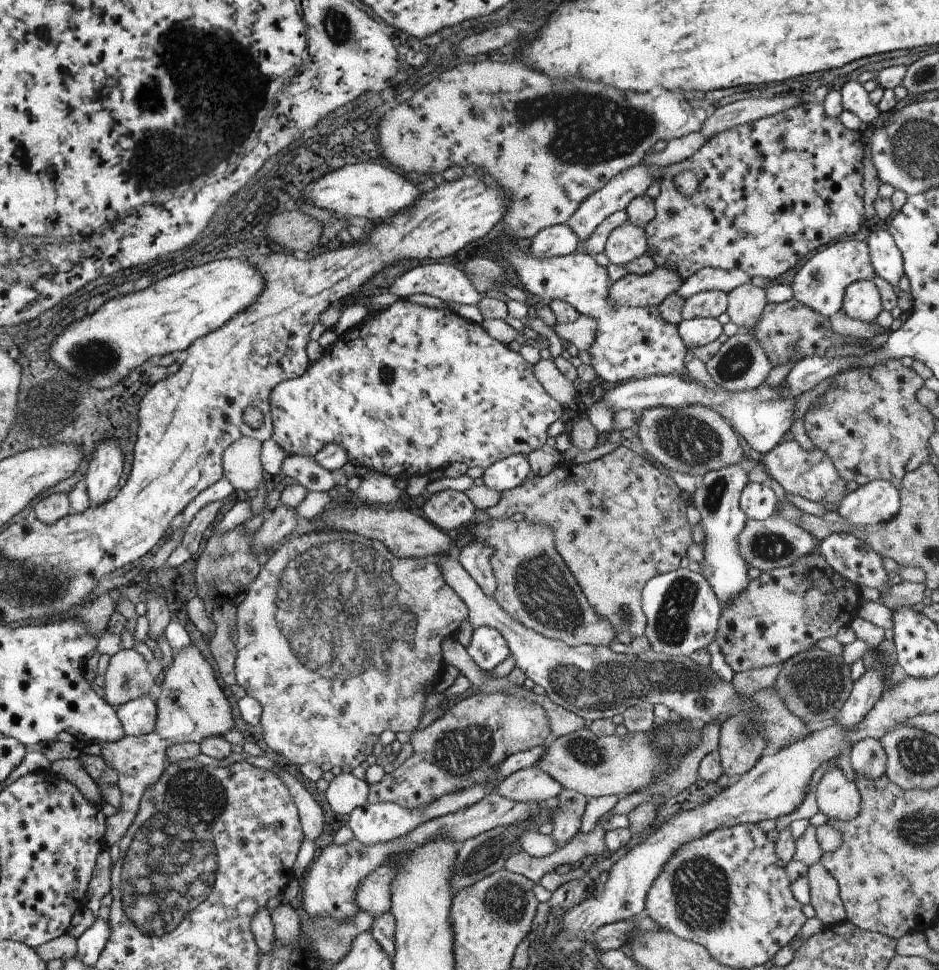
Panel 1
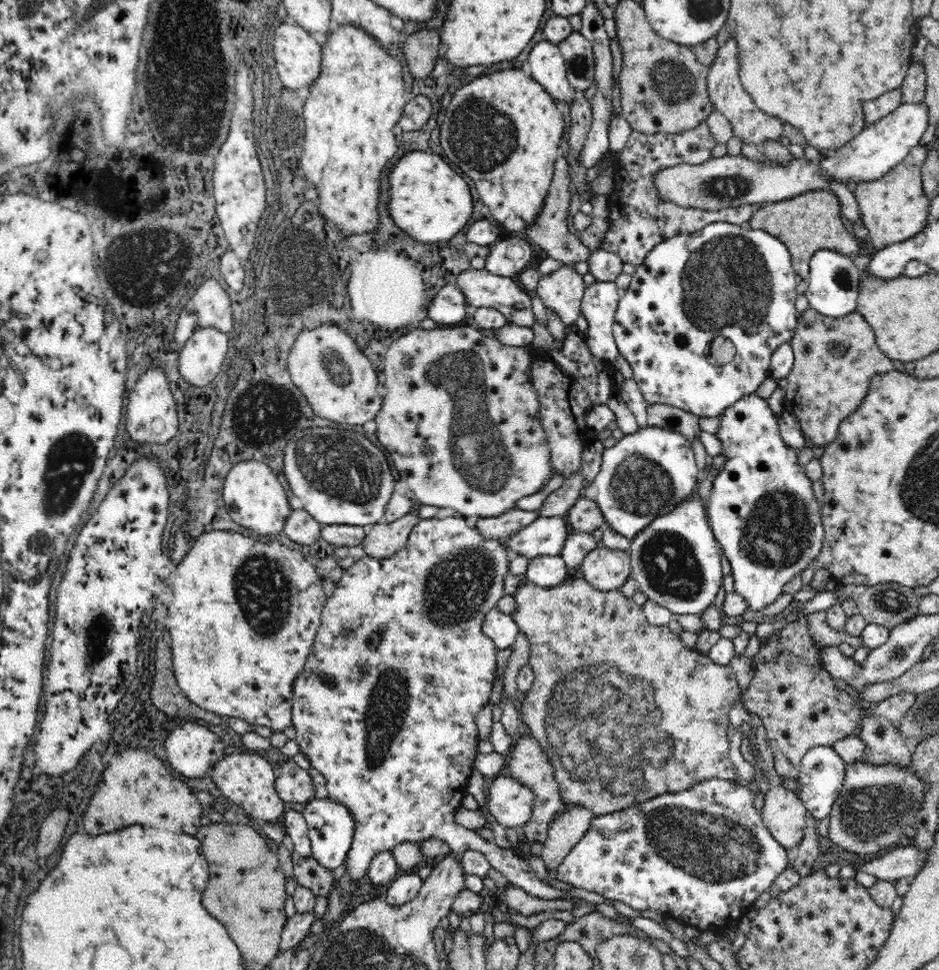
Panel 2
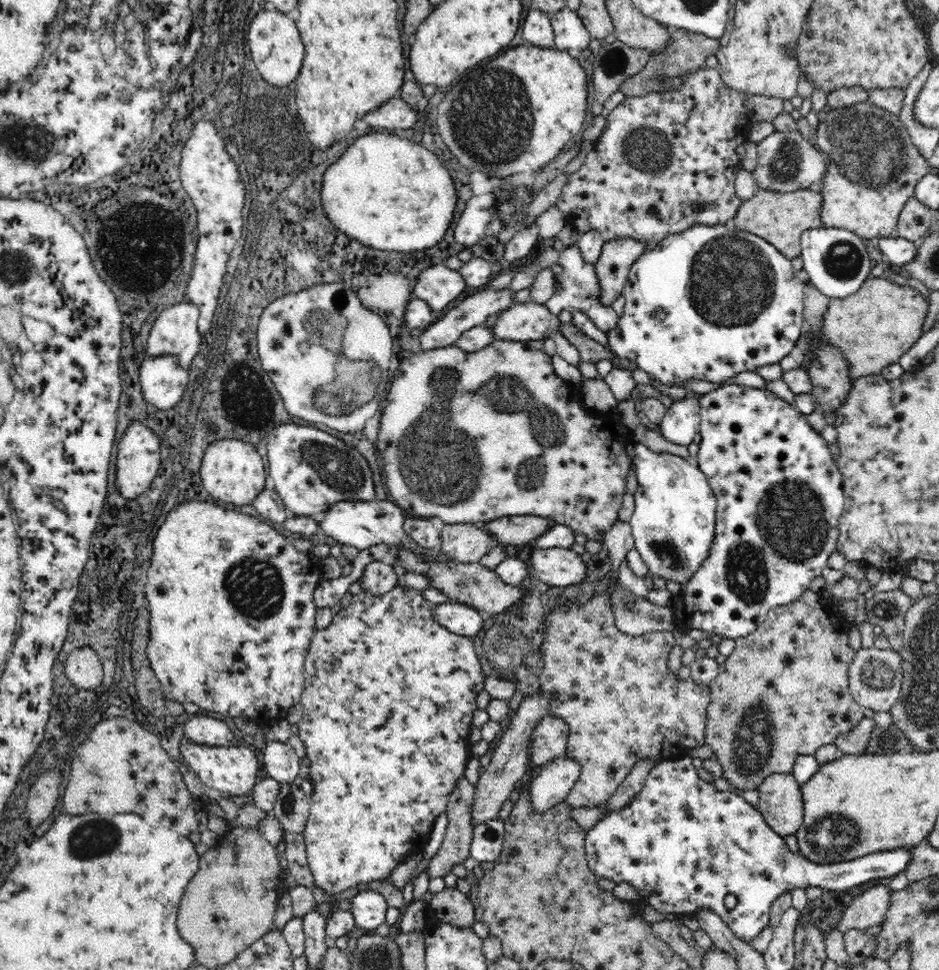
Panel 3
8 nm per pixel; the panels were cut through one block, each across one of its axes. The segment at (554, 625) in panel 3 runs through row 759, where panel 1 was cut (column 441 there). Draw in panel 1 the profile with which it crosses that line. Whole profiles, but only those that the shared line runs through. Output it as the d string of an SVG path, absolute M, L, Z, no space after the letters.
M323 530L323 532L301 534L301 536L293 534L293 536L285 538L277 548L273 548L267 558L269 558L269 560L263 564L263 568L261 568L259 574L257 574L257 578L247 586L245 602L241 602L239 606L235 606L235 608L237 608L237 622L235 622L235 626L237 626L237 638L235 638L235 646L237 646L235 680L237 680L237 684L247 692L247 696L259 700L259 704L261 704L261 710L263 710L263 712L261 712L261 738L265 740L265 744L269 746L271 752L281 754L289 764L297 764L297 766L303 766L303 764L319 764L319 766L321 766L321 764L329 762L331 766L339 766L339 768L349 766L351 770L353 770L355 766L359 766L359 764L365 766L365 764L371 760L371 756L373 756L373 752L371 752L371 750L373 750L373 744L379 742L379 734L381 734L383 730L389 730L391 734L397 734L397 732L403 732L403 734L409 732L409 734L411 734L411 732L421 724L423 708L425 708L425 698L427 698L429 694L433 694L433 688L435 688L437 680L441 678L441 674L445 672L445 666L447 666L447 664L443 662L441 644L443 644L443 640L455 640L455 636L457 636L457 632L459 632L459 626L469 618L469 610L467 610L465 602L461 600L461 596L451 588L451 584L445 582L445 578L443 578L443 574L441 574L441 568L437 566L435 560L427 560L427 558L397 558L395 554L389 552L389 548L387 548L383 542L379 542L379 540L365 540L365 538L361 540L361 536L355 536L355 534L349 534L349 532Z

